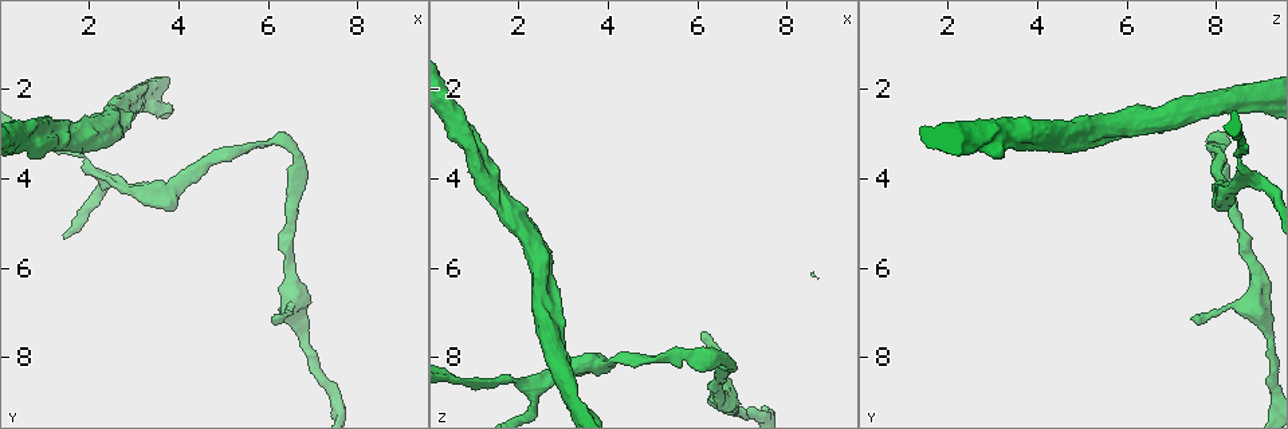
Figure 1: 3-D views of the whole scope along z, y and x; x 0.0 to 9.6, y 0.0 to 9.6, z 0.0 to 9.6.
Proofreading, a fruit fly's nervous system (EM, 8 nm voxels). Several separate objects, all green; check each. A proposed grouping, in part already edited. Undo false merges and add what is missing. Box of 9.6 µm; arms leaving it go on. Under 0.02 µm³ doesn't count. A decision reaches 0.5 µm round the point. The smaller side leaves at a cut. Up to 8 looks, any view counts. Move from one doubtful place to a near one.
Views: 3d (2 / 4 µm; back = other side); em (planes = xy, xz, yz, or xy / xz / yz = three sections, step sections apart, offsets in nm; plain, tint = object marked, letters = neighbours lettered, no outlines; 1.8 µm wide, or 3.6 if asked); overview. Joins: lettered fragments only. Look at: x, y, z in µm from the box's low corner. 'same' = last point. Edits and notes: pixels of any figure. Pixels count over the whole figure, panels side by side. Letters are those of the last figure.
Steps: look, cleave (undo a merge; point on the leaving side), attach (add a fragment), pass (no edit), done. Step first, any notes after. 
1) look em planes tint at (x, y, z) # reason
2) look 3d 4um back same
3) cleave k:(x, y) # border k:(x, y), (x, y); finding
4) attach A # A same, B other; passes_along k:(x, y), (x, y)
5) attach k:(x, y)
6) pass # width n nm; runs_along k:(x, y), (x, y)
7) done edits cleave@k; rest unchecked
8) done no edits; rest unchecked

look em 3.6um planes tint at (3.15, 2.25, 8.95) # three arms meet

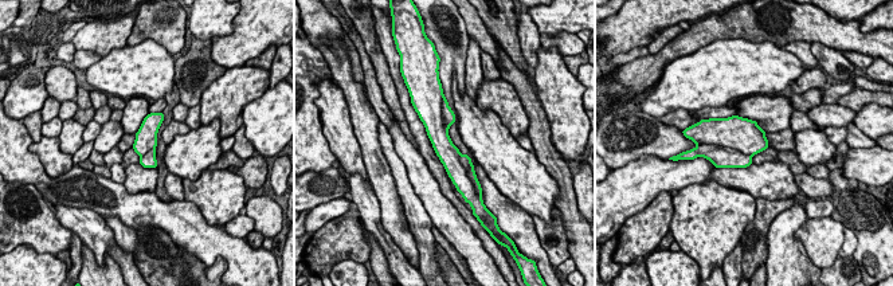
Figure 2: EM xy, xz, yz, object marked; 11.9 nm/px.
look em 3.6um planes letters same # what lies round it

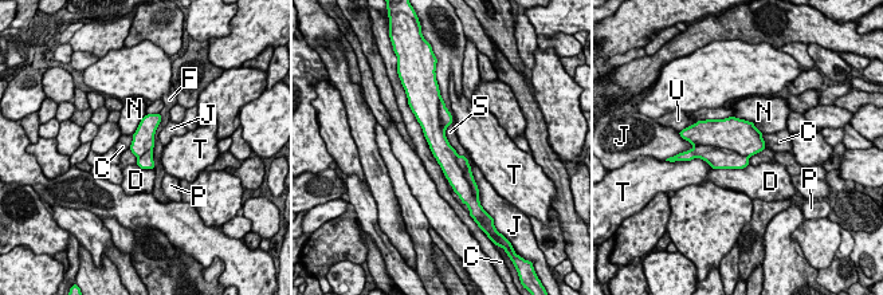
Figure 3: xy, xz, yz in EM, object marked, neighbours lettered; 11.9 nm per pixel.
pass # C other, D other, F other, J other, N other, P other, S other, T other, U other; runs_along 3:(440, 109), (456, 183); continuous, no second cell

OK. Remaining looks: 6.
look em 3.6um planes letters at (0.60, 3.00, 2.95)

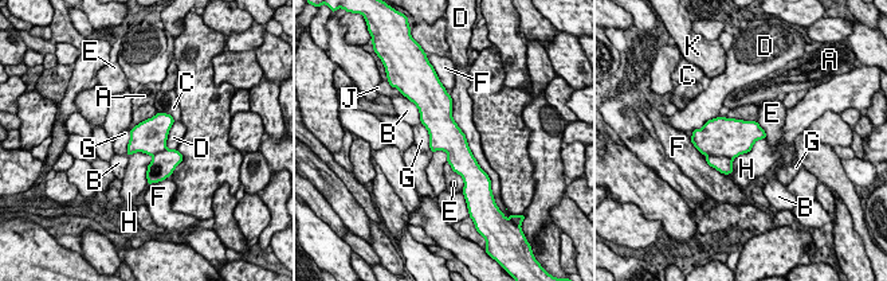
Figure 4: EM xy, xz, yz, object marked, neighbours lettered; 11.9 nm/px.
pass # A other, B other, C other, D other, E other, F other, G other, H other, J other, K other; border 4:(765, 137), (740, 153), (727, 175); all the same cell

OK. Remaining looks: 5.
look 3d 4um at (6.10, 7.10, 7.50) # branch stops here

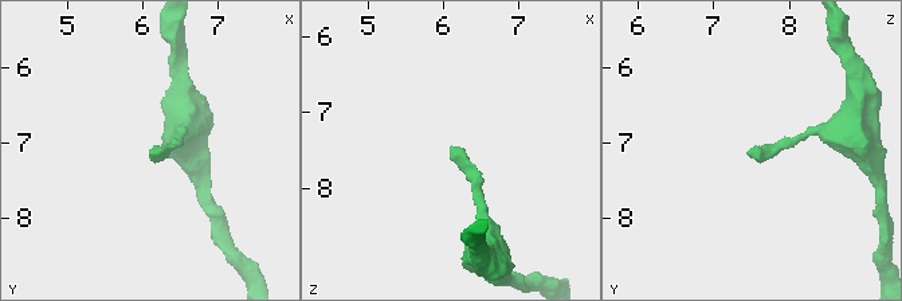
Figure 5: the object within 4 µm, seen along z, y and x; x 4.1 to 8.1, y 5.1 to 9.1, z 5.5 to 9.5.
look em planes letters at (6.05, 7.15, 7.45)

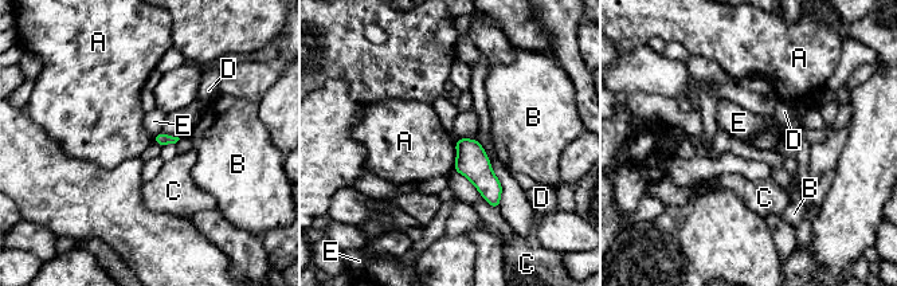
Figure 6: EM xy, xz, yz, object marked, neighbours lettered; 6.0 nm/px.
pass # A other, B other, C other, D other, E other; border 6:(455, 144), (453, 169); no lettered fragment goes on from it

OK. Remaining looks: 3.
done no edits; rest unchecked

